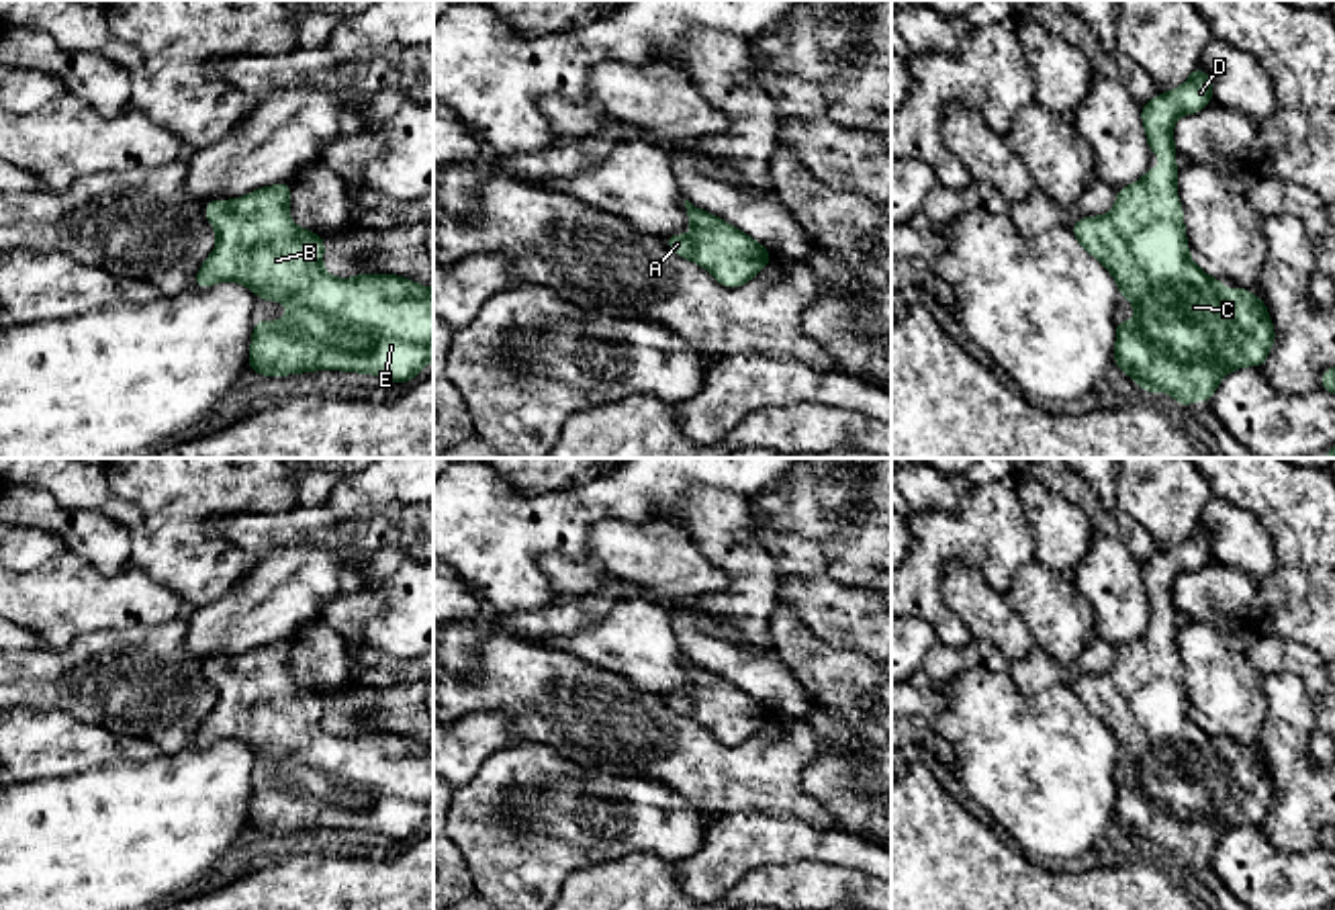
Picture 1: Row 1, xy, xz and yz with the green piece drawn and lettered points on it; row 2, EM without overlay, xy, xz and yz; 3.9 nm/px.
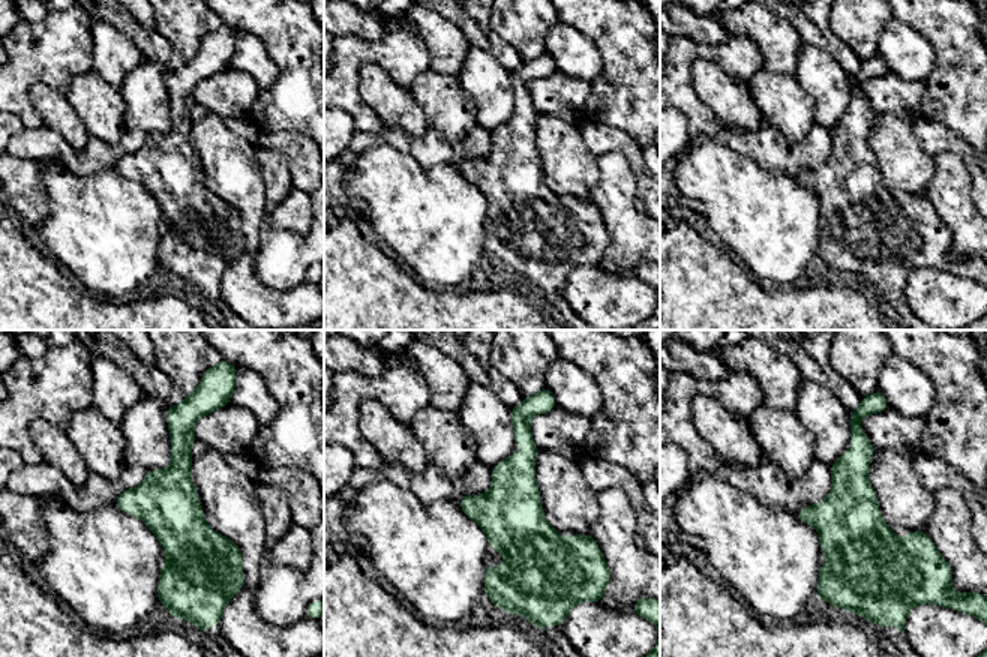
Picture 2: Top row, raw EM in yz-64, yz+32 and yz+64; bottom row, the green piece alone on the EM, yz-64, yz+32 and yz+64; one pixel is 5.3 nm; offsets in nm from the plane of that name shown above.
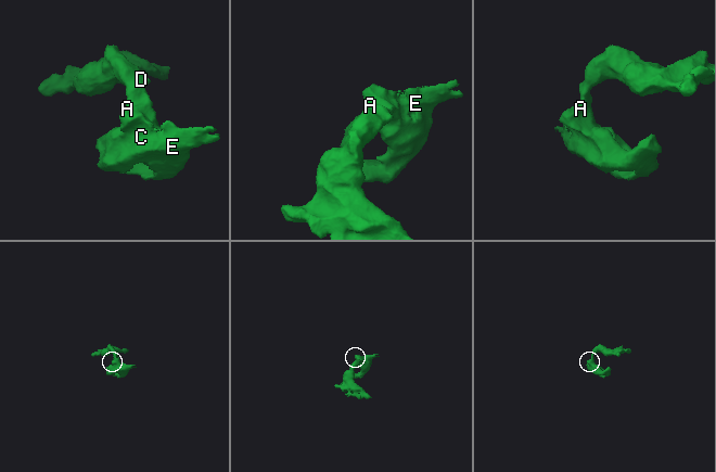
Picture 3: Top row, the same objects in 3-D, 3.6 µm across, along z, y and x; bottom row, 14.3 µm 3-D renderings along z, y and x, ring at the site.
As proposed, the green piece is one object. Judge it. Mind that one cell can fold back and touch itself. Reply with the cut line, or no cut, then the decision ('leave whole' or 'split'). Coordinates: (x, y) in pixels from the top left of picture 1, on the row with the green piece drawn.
cut none; leave whole

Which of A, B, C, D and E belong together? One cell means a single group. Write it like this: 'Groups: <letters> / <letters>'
Groups: A B C D E

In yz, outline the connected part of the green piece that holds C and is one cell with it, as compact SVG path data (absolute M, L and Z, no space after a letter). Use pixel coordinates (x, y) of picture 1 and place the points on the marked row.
M1194 67L1188 82L1165 94L1157 94L1141 106L1149 153L1165 160L1145 176L1116 190L1116 204L1108 215L1086 217L1071 231L1081 247L1098 258L1118 284L1122 299L1131 301L1139 319L1116 321L1114 364L1133 376L1145 393L1165 391L1180 405L1212 401L1225 374L1241 366L1261 368L1276 339L1265 299L1259 301L1247 288L1227 286L1204 274L1192 260L1184 229L1184 211L1178 200L1173 147L1173 121L1194 115L1212 102L1212 78Z

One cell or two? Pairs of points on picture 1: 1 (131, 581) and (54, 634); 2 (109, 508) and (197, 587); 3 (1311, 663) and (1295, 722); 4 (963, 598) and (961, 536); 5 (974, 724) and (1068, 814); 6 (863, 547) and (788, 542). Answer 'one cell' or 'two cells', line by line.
1: one cell
2: two cells
3: two cells
4: two cells
5: one cell
6: two cells

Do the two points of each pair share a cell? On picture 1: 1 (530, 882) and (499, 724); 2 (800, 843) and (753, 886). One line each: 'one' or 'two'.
1: two
2: two

